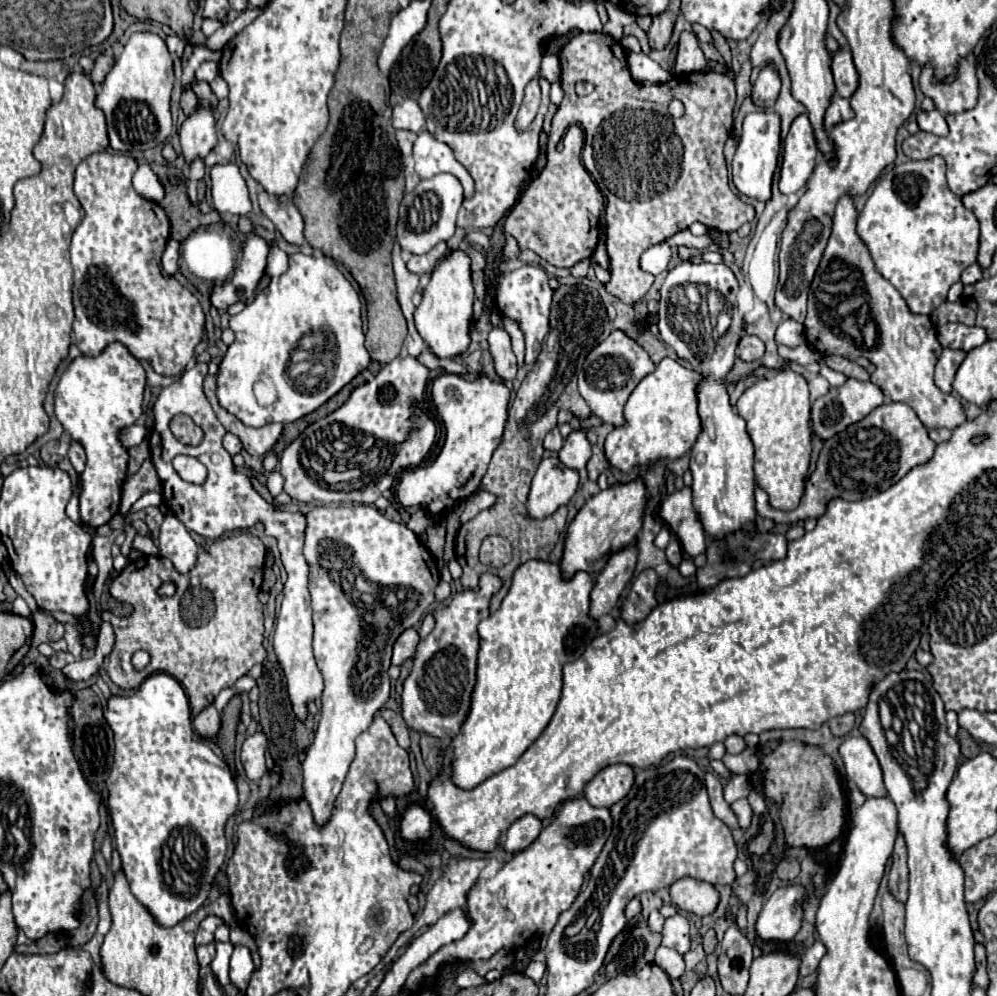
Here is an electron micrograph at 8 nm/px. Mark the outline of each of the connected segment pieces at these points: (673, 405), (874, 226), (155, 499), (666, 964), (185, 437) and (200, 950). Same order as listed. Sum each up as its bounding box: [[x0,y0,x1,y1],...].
[[605,358,701,472],[857,156,977,314],[131,492,161,512],[655,950,685,980],[171,414,203,446],[197,944,215,966]]

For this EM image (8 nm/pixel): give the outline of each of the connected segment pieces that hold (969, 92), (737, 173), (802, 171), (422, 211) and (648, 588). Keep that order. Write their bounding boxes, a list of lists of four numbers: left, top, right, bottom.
[[919,58,977,114],[731,110,781,202],[779,114,819,194],[397,174,463,254],[621,568,659,624]]

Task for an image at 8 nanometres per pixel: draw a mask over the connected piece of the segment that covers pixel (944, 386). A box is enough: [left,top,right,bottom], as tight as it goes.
[935,348,967,392]

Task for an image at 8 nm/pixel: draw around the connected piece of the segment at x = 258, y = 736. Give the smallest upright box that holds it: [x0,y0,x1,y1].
[241,732,267,780]

